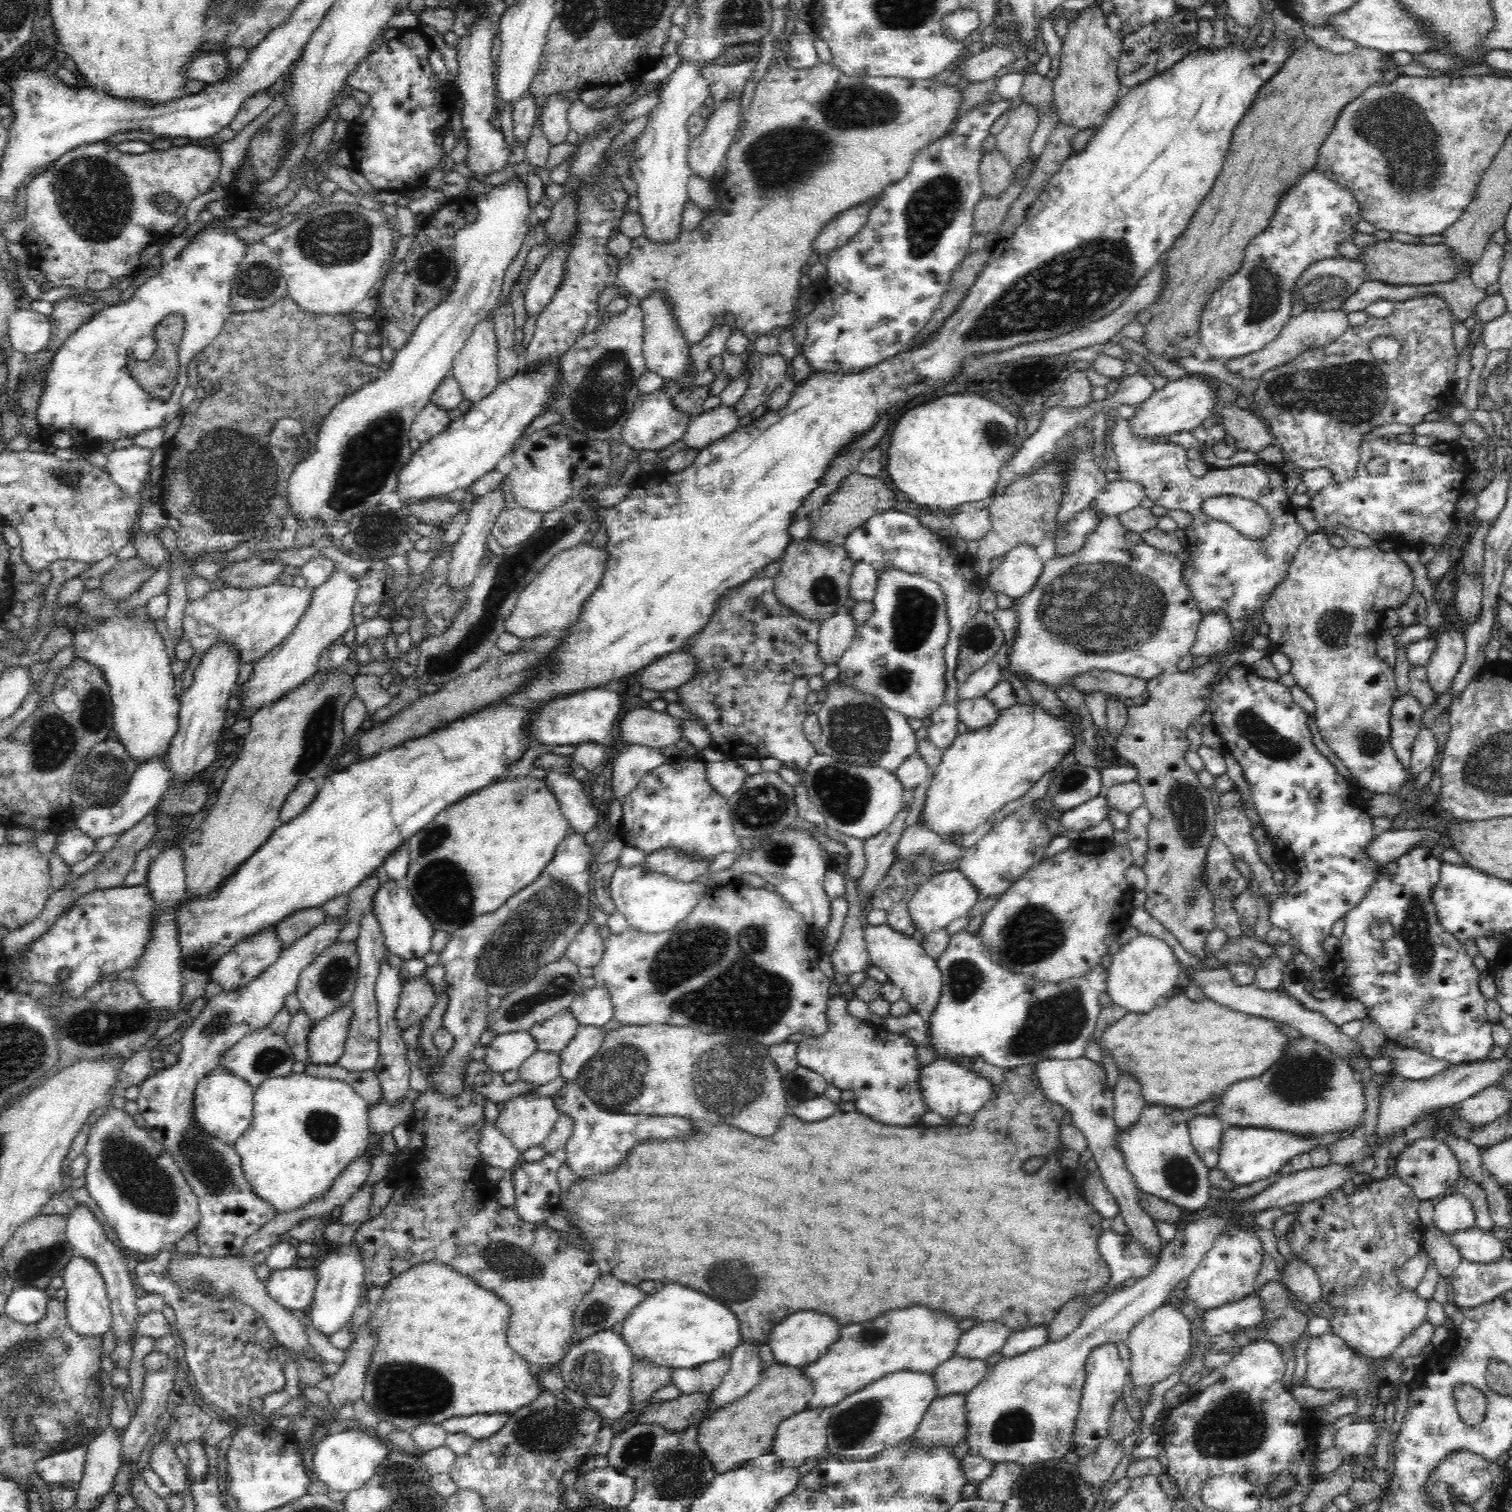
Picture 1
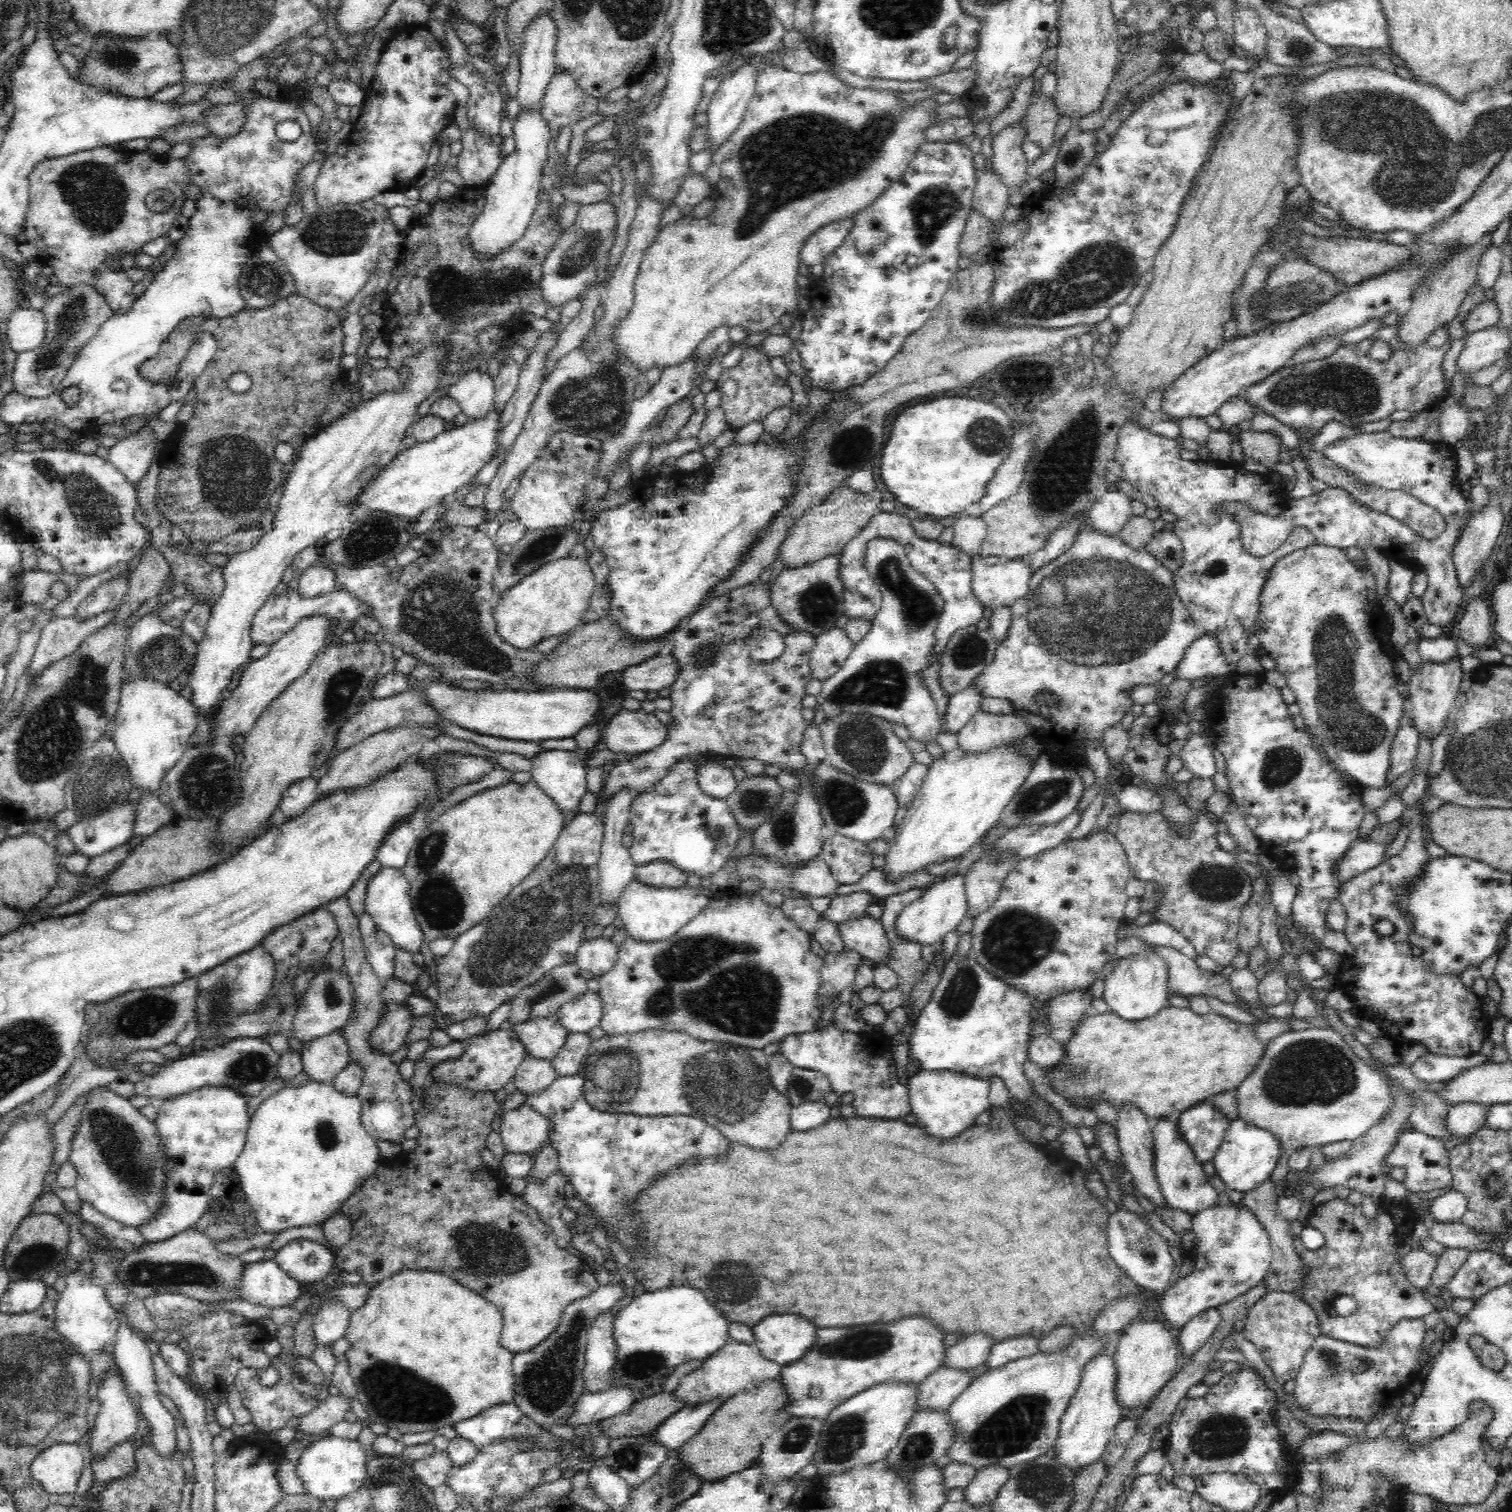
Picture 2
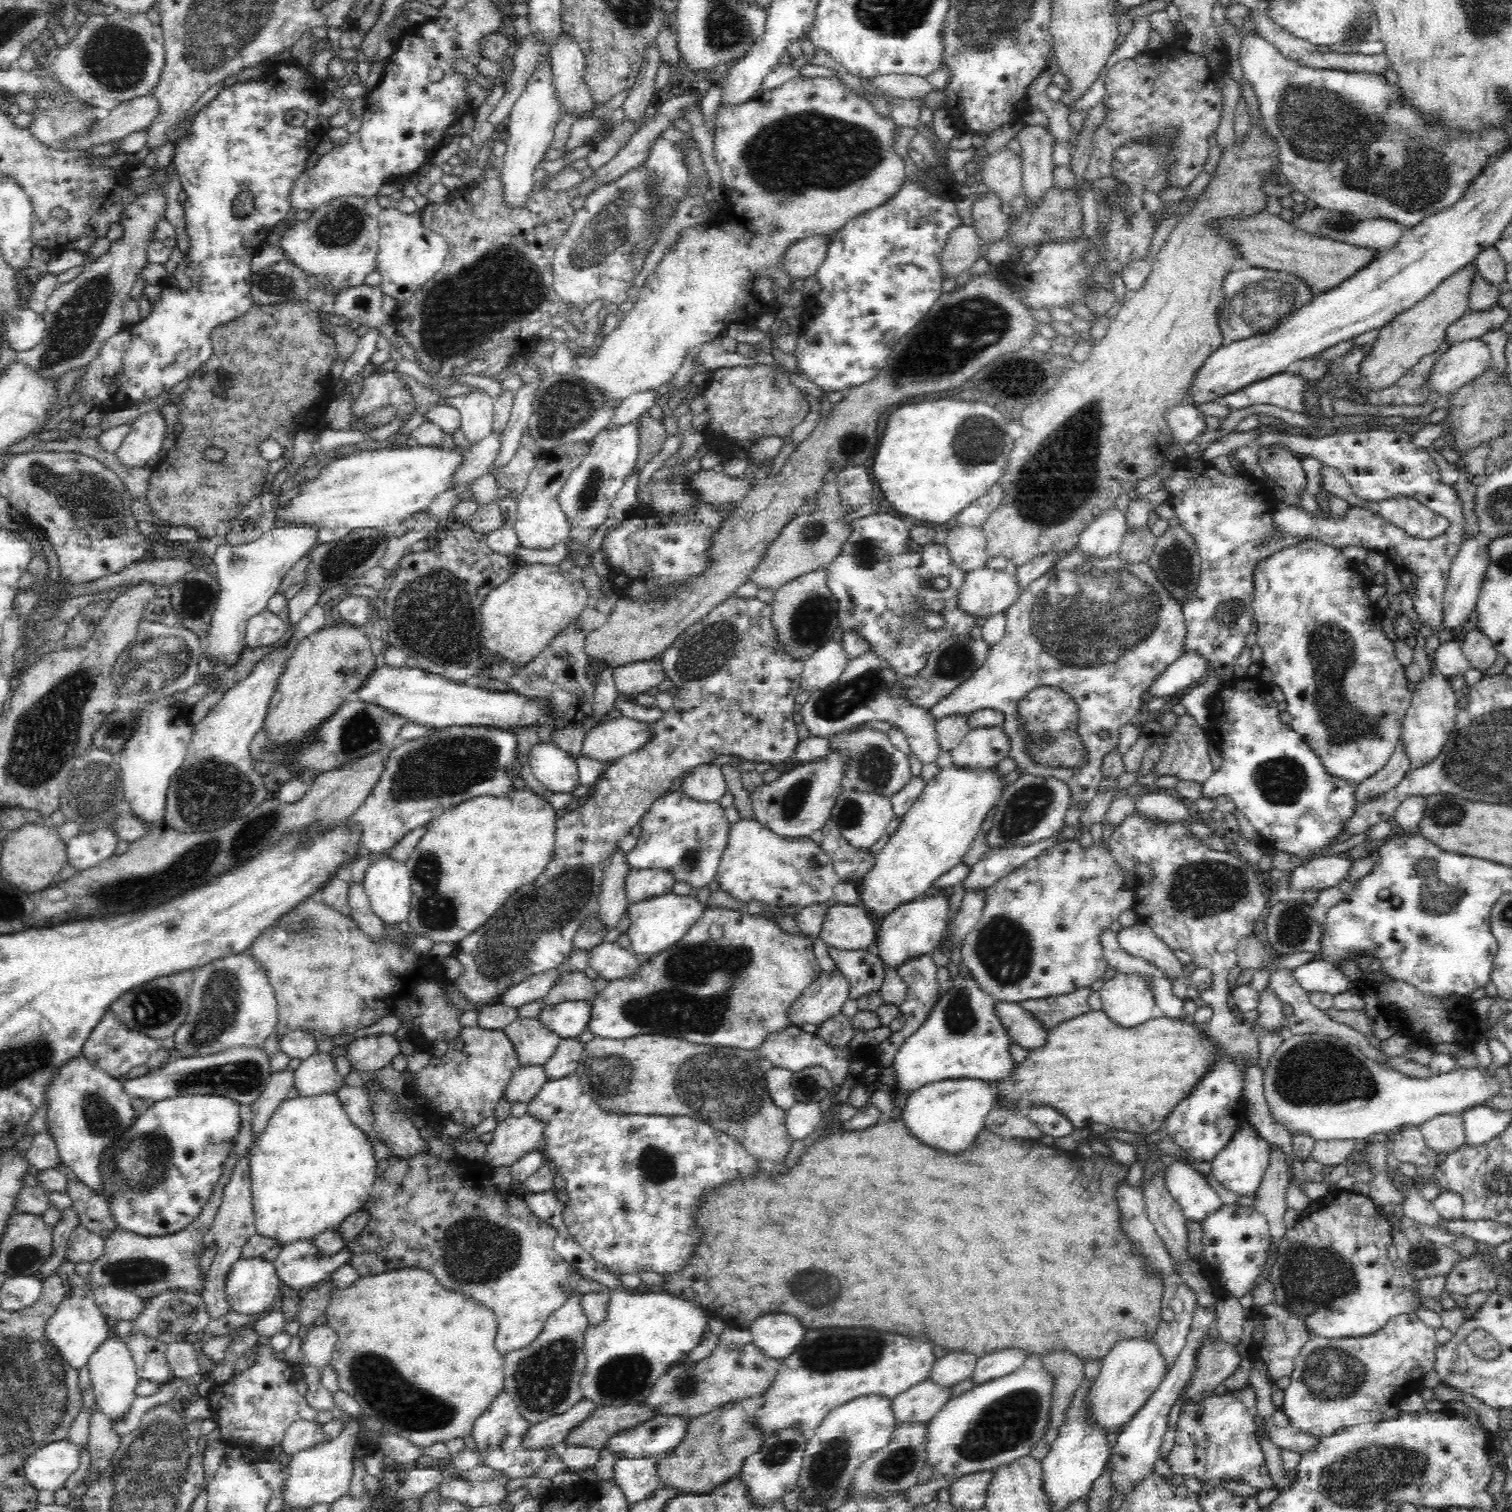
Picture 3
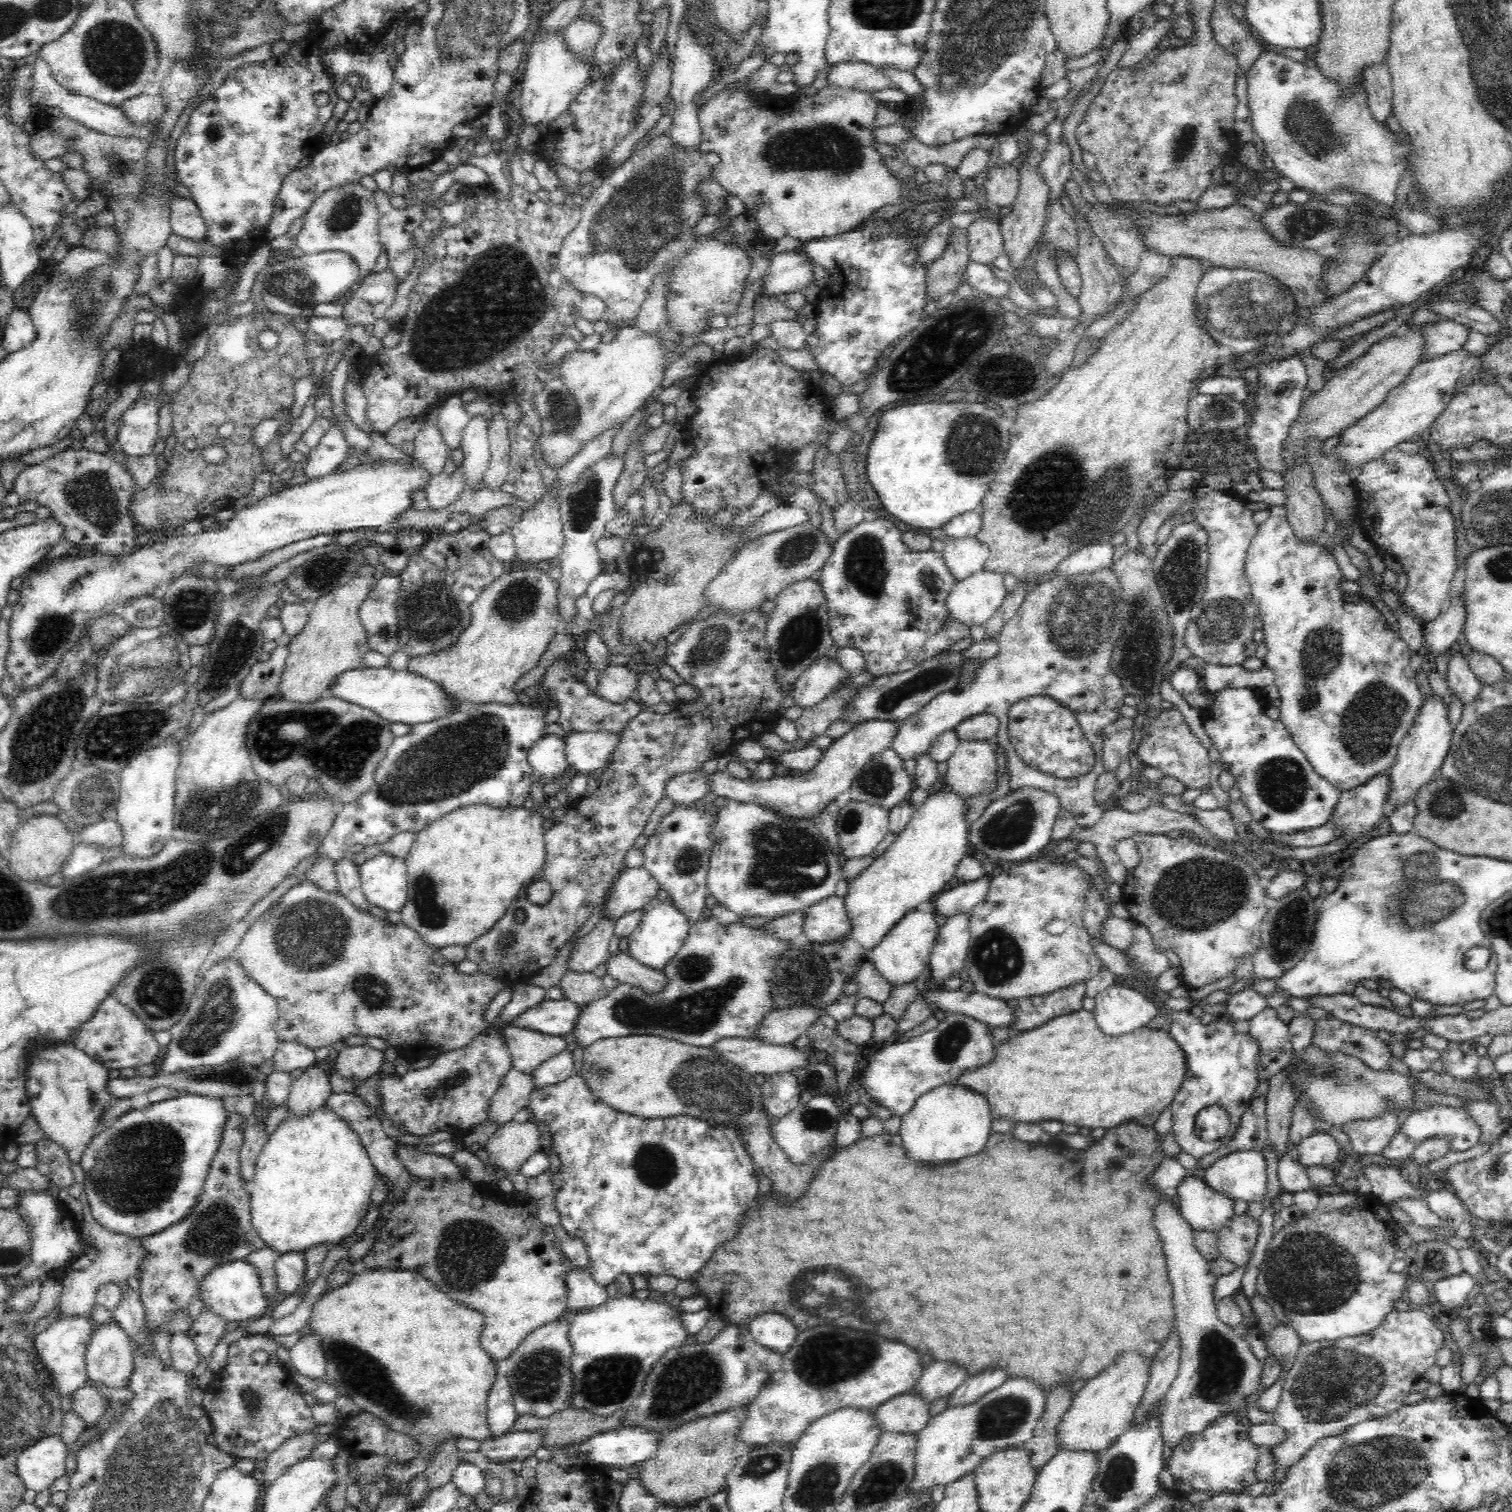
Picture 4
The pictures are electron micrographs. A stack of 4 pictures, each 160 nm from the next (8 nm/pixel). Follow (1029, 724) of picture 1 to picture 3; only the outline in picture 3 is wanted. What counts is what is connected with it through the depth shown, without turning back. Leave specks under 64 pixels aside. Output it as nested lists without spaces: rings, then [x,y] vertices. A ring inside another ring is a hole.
[[[956,765],[940,770],[925,784],[924,790],[916,799],[916,804],[902,818],[898,830],[886,842],[884,849],[874,856],[874,866],[867,871],[860,882],[855,883],[856,887],[860,888],[857,891],[856,905],[866,911],[872,920],[884,920],[895,908],[922,898],[926,892],[934,890],[933,883],[956,864],[963,862],[970,844],[978,834],[978,828],[981,828],[982,820],[986,818],[994,802],[998,802],[996,798],[1002,792],[1002,786],[1004,780],[998,778],[994,770],[966,770],[966,767],[956,767]]]

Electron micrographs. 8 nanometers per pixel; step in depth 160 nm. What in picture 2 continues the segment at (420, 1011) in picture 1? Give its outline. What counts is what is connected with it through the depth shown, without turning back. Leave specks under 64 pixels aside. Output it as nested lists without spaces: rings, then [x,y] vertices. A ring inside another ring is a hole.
[[[401,1004],[392,1006],[392,1009],[372,1028],[368,1036],[372,1051],[389,1056],[405,1046],[404,1041],[410,1030],[411,1022],[415,1018],[407,1007],[402,1007]]]

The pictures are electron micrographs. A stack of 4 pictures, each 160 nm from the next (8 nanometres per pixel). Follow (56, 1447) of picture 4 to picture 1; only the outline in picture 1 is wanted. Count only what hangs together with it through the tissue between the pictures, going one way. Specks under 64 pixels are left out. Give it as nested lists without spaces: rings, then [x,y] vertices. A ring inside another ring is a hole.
[[[78,1446],[38,1460],[34,1464],[34,1472],[48,1485],[56,1485],[56,1487],[77,1492],[83,1477],[85,1459],[86,1446]]]

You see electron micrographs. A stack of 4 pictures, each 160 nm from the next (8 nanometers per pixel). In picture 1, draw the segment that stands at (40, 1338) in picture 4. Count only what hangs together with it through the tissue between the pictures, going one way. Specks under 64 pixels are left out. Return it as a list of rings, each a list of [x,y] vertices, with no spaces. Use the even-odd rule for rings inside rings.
[[[76,1255],[70,1259],[70,1262],[63,1268],[60,1278],[64,1282],[66,1290],[67,1306],[67,1325],[79,1337],[100,1337],[103,1338],[111,1330],[111,1306],[104,1279],[86,1257]]]

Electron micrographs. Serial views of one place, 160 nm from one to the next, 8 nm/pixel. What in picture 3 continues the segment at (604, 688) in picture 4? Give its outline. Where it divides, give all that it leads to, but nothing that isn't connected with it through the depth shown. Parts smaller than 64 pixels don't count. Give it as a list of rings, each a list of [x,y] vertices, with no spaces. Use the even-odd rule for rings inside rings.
[[[656,660],[632,662],[613,670],[616,694],[640,694],[658,686],[664,678],[664,669]]]

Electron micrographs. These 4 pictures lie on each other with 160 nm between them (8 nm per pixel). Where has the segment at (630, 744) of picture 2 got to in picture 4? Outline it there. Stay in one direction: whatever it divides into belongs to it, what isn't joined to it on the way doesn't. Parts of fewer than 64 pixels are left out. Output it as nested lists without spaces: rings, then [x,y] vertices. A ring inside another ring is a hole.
[[[604,731],[571,734],[565,740],[567,767],[572,767],[576,774],[582,773],[586,776],[604,769],[618,740],[620,734],[614,735]]]

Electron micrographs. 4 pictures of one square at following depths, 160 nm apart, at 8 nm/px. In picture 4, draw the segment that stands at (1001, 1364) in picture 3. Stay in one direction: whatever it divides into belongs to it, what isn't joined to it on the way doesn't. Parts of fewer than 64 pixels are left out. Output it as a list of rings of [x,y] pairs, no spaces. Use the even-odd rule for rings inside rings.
[[[986,1370],[982,1374],[966,1378],[958,1388],[949,1394],[946,1408],[972,1404],[991,1390],[998,1388],[1004,1380],[1006,1380],[1006,1374],[1002,1370]]]

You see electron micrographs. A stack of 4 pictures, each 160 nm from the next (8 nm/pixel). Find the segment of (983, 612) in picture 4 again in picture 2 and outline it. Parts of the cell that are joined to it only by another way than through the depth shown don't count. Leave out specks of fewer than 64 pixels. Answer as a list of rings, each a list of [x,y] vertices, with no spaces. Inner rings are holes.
[[[980,554],[971,556],[972,593],[982,608],[994,611],[1002,606],[1011,607],[1028,592],[1031,578],[1026,558],[1004,560],[987,565]]]

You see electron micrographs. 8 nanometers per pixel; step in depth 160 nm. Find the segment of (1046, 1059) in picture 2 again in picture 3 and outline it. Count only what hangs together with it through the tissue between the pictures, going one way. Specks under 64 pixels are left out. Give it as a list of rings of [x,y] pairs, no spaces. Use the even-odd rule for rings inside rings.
[[[995,1002],[995,1014],[1004,1026],[1011,1042],[1032,1050],[1046,1042],[1048,1029],[1020,1003]]]

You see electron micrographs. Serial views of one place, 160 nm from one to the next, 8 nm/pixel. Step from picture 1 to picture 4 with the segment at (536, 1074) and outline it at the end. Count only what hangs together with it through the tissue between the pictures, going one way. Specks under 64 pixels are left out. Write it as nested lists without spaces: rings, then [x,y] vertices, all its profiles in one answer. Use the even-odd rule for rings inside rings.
[[[511,1068],[501,1080],[496,1093],[492,1094],[486,1121],[498,1126],[514,1121],[514,1115],[528,1108],[531,1092],[535,1090],[532,1075]]]

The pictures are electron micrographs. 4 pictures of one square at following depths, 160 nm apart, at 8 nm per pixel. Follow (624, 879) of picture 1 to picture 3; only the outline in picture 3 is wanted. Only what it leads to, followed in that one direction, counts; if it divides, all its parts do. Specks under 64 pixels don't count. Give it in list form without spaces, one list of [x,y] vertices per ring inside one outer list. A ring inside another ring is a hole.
[[[672,892],[630,903],[626,910],[631,922],[627,930],[630,950],[638,957],[658,956],[682,940],[703,910],[702,904],[692,894],[676,895]]]

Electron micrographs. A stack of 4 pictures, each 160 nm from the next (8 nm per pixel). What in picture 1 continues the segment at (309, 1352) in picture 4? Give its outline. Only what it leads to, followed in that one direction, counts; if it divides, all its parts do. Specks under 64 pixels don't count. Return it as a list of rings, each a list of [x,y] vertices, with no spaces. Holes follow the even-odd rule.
[[[356,1246],[340,1248],[336,1254],[330,1254],[324,1262],[318,1262],[318,1270],[314,1271],[317,1272],[316,1287],[307,1312],[310,1315],[311,1326],[320,1334],[330,1337],[347,1326],[359,1304],[360,1288],[365,1280],[358,1248]]]

